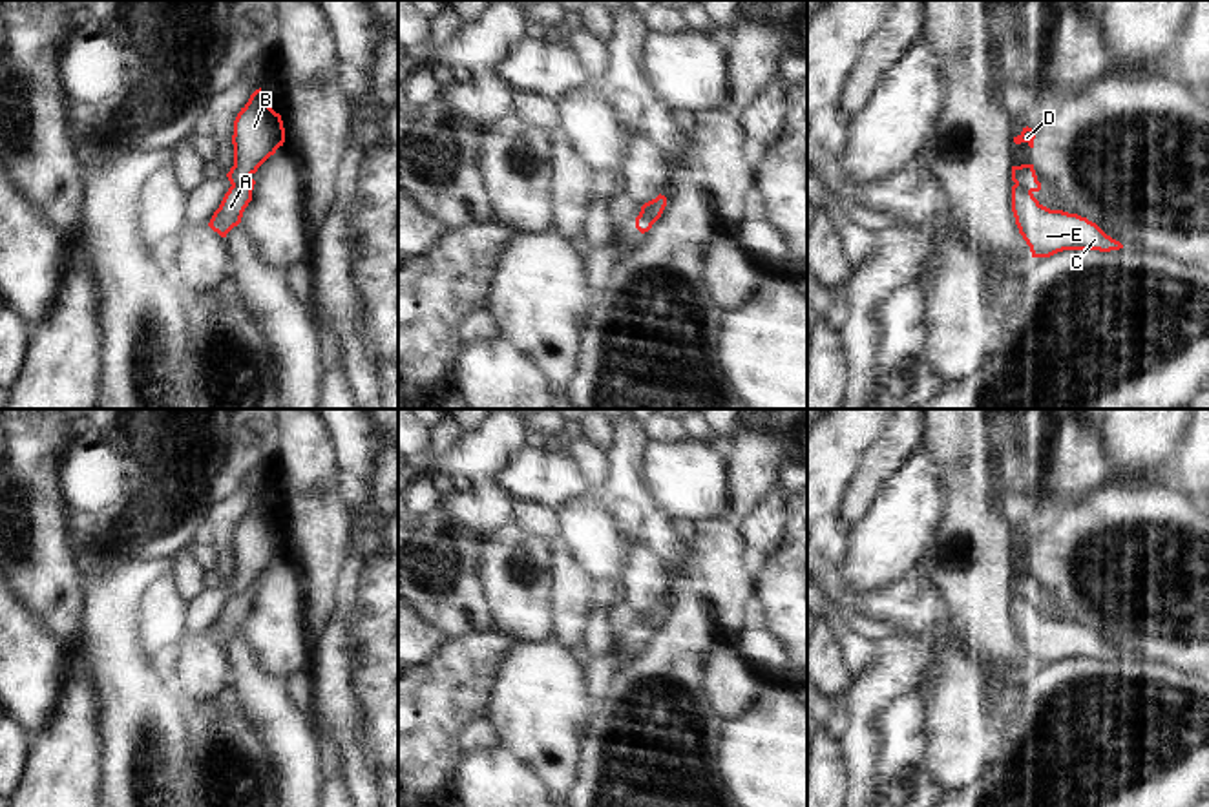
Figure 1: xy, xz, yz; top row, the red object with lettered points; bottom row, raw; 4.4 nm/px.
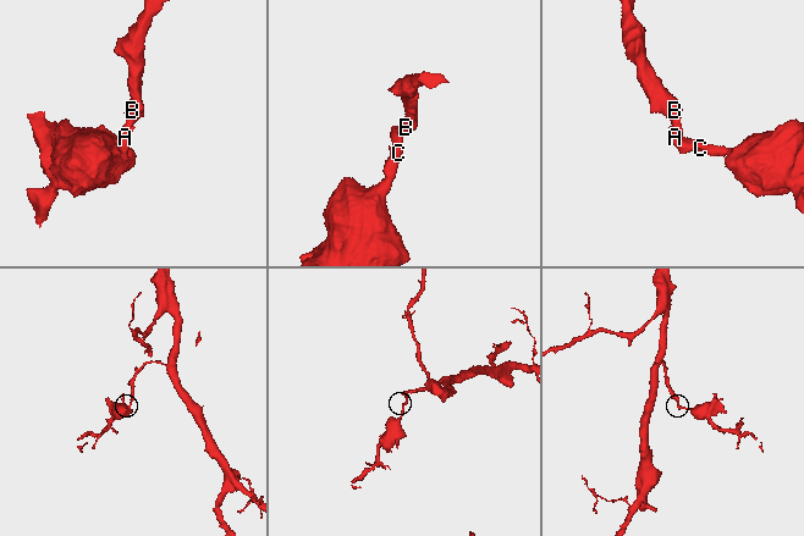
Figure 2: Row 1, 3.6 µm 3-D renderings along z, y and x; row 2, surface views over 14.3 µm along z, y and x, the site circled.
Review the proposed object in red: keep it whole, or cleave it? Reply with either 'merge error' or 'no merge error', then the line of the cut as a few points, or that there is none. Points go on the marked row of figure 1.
merge error; cut in xz along (640, 212), (651, 214), (656, 220)

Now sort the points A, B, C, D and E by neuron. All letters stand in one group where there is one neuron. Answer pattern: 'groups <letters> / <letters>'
groups A C E / B D

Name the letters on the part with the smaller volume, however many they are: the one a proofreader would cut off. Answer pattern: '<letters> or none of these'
A, C, E

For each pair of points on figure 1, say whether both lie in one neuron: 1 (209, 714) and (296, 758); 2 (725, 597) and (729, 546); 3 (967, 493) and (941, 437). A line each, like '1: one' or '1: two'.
1: two
2: one
3: one

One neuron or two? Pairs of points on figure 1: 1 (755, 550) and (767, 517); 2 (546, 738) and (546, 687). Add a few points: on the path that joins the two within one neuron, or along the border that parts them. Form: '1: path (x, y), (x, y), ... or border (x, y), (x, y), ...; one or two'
1: path (758, 543), (766, 524); one
2: path (546, 725), (546, 700); one

